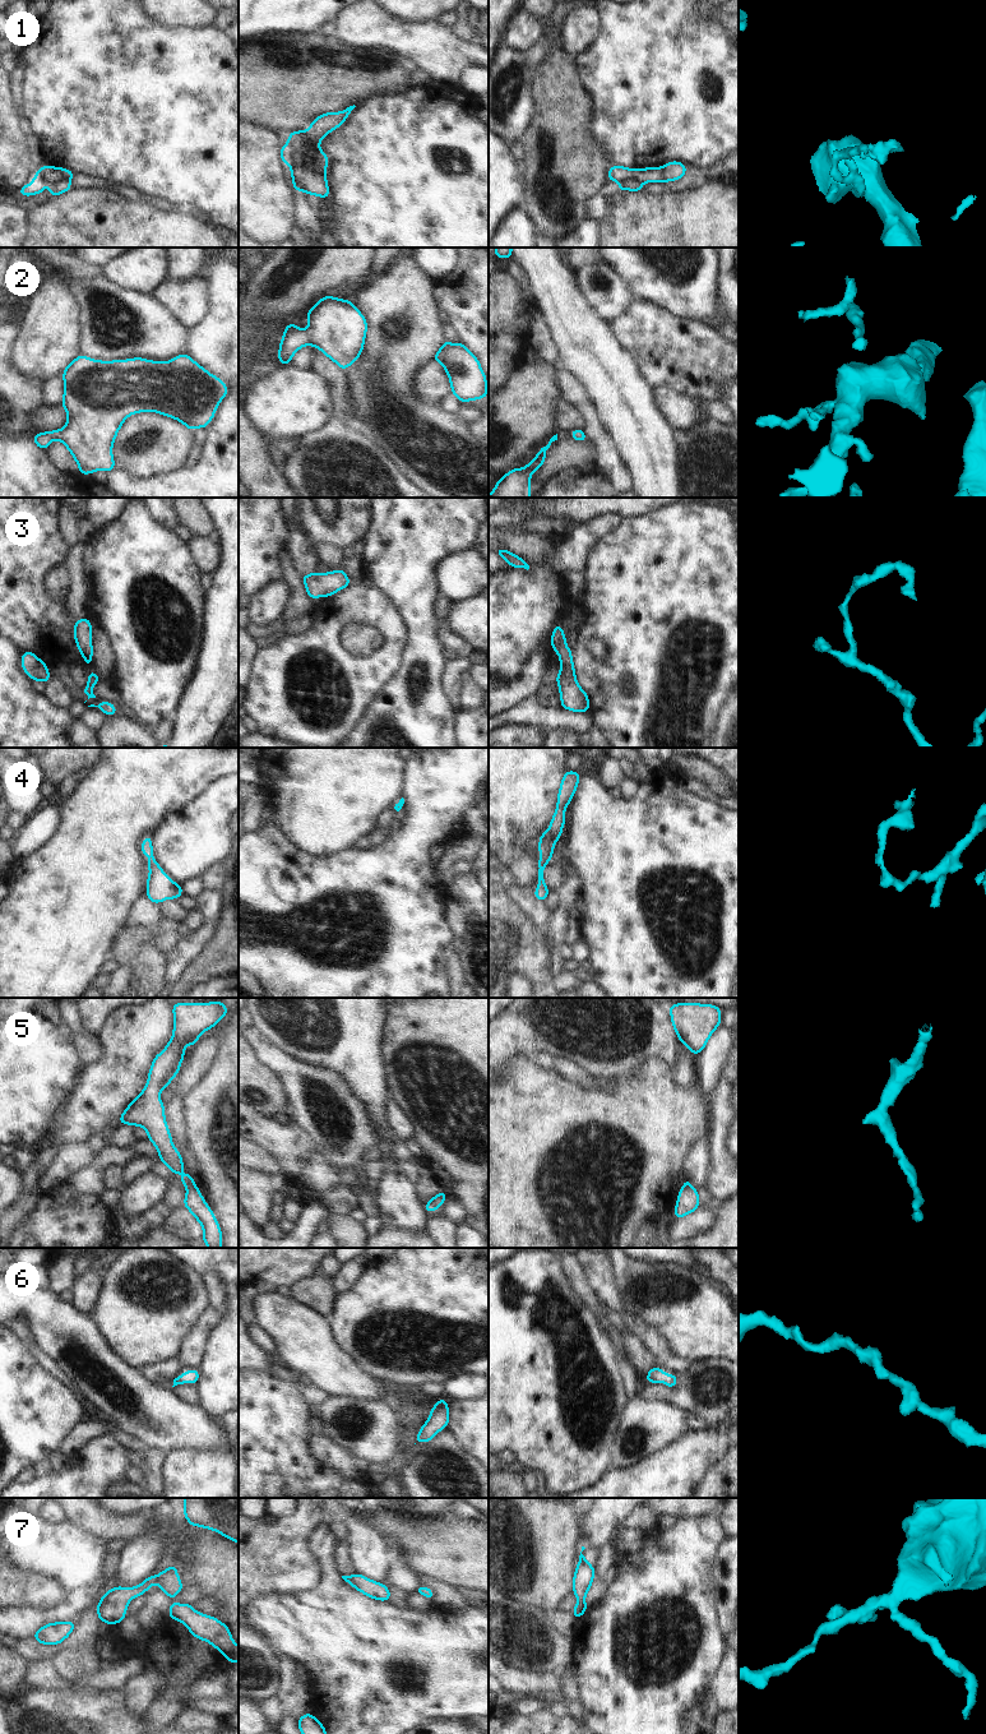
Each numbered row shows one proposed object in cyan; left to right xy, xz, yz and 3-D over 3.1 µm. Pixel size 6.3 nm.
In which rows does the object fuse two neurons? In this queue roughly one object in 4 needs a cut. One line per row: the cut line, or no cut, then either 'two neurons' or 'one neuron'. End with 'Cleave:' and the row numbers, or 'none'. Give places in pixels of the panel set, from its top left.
1: cut yz (634, 170), (634, 174), (620, 184); two neurons
2: cut none; one neuron
3: cut none; one neuron
4: cut none; one neuron
5: cut none; one neuron
6: cut none; one neuron
7: cut none; one neuron
Cleave: 1

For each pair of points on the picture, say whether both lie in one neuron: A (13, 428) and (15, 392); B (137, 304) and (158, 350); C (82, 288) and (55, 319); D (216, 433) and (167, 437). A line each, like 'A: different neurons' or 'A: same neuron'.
A: same neuron
B: same neuron
C: different neurons
D: different neurons

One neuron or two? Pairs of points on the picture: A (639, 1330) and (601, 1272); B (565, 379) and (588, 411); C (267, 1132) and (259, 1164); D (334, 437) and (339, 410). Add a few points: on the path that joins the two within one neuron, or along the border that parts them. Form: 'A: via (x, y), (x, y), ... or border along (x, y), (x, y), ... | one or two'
A: via (625, 1316), (605, 1286) | one
B: via (570, 387), (582, 403) | one
C: border along (251, 1141), (276, 1160), (282, 1173) | two
D: border along (334, 416), (342, 420) | two

